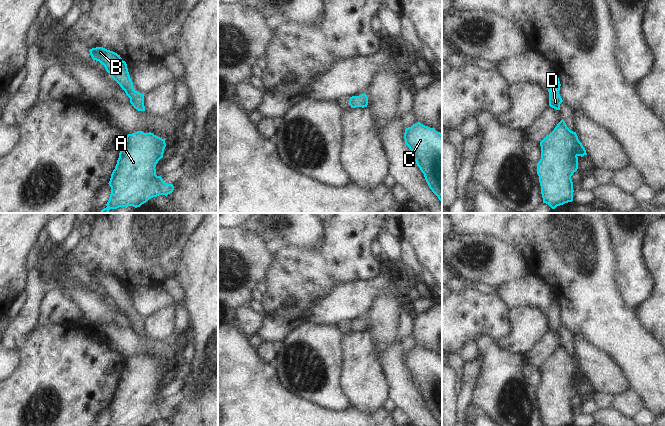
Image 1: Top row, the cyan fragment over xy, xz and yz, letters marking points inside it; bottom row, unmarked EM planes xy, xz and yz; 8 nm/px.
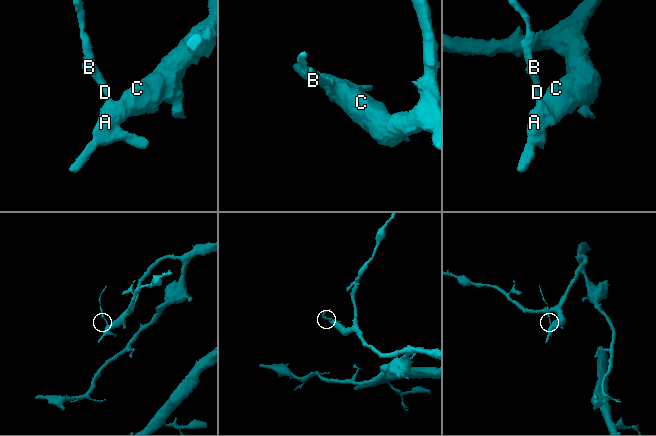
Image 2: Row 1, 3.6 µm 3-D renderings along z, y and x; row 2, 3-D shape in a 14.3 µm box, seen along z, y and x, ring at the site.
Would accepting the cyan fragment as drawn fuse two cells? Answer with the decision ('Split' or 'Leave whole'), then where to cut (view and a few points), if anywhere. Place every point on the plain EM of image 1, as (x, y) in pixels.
Leave whole. No split

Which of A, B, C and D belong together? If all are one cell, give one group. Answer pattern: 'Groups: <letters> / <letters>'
Groups: A B C D

